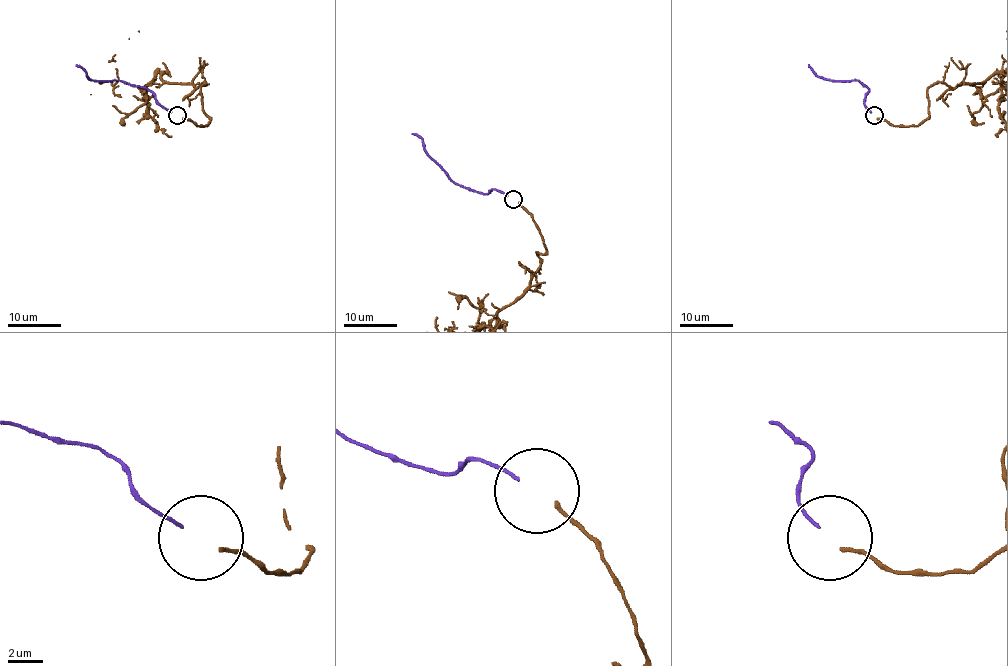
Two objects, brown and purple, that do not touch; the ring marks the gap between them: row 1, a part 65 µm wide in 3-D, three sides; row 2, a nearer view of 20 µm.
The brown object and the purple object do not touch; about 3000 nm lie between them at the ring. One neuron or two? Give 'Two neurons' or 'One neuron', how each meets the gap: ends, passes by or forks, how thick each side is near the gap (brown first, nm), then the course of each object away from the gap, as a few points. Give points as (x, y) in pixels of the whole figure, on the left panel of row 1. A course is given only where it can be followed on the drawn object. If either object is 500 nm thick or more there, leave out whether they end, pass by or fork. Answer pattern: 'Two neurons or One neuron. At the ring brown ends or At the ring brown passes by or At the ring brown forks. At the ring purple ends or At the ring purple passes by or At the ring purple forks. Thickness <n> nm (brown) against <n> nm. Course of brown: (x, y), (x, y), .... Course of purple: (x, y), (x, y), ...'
Two neurons. At the ring brown ends. At the ring purple ends. Thickness 240 nm (brown) against 180 nm. Course of purple: (171, 112), (146, 88), (119, 80), (90, 80), (76, 64)

